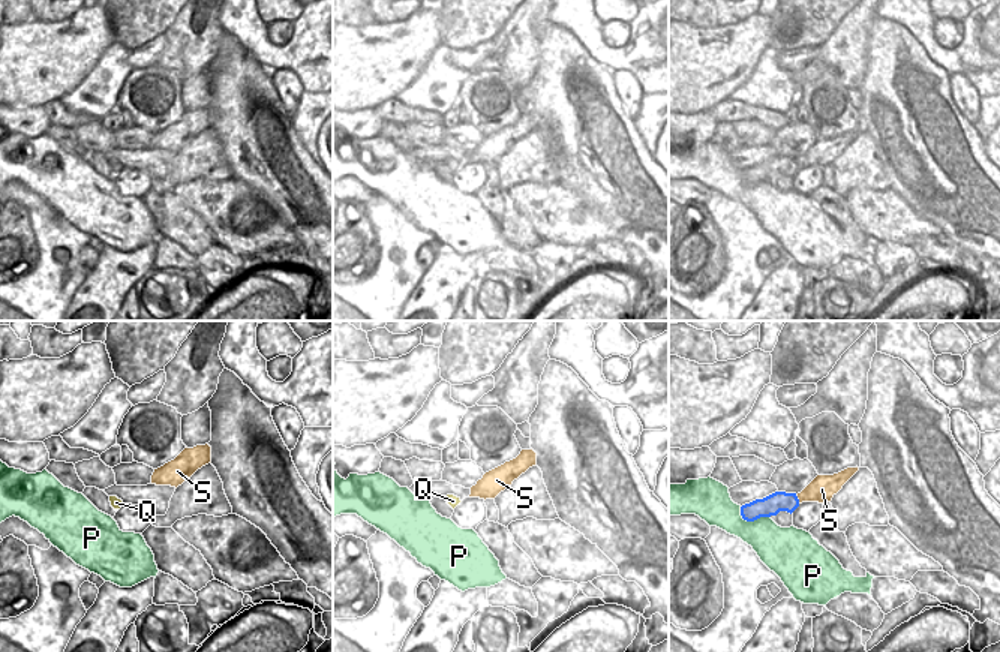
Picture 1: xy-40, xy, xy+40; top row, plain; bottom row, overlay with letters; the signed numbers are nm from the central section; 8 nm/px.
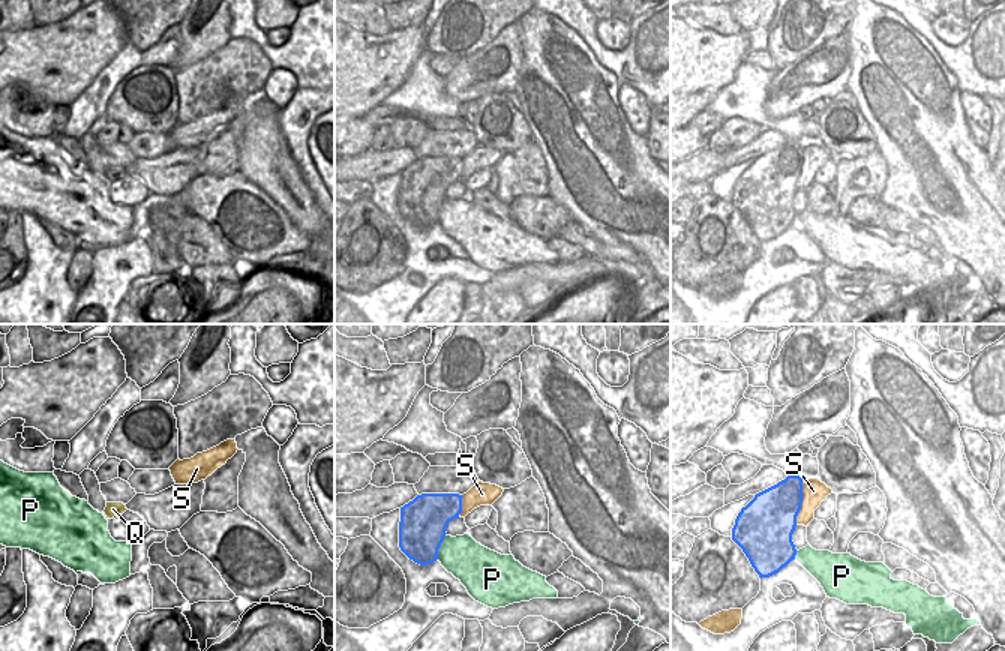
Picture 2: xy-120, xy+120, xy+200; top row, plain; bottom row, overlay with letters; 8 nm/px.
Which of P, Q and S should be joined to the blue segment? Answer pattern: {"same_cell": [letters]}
{"same_cell": ["Q"]}

